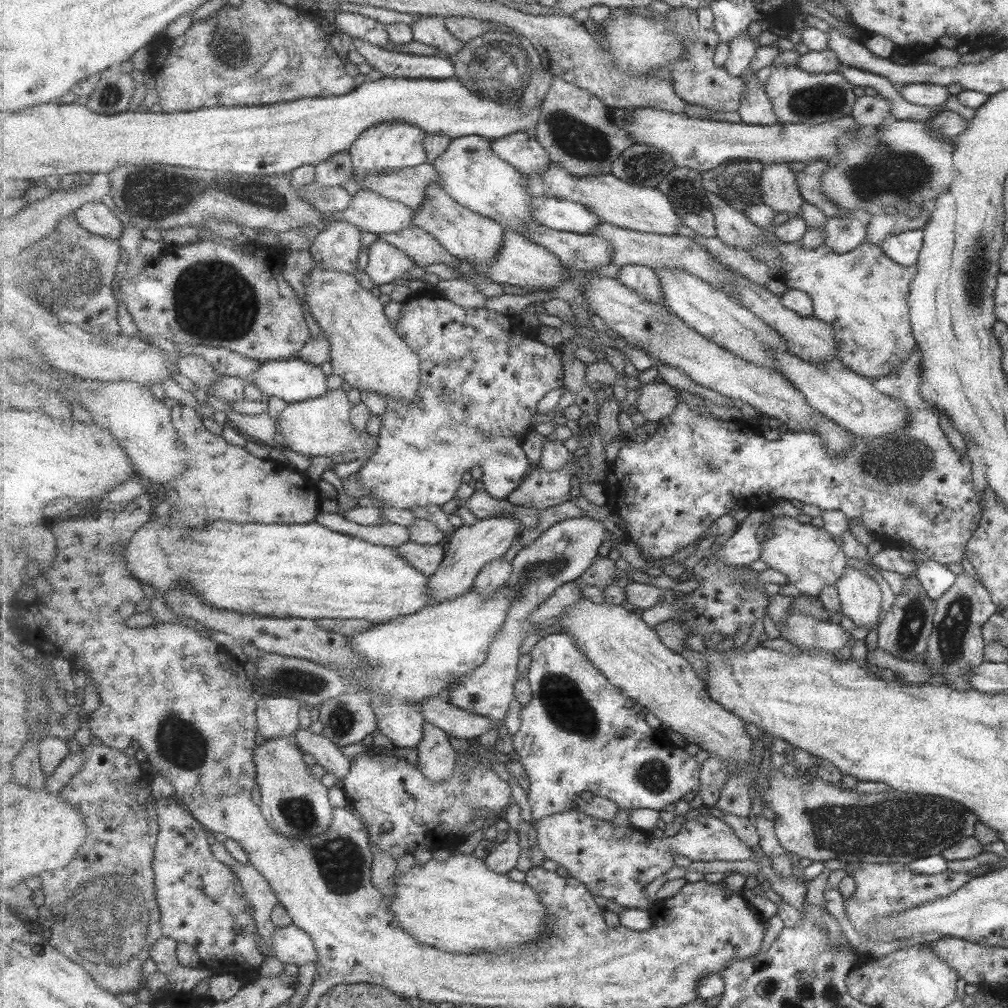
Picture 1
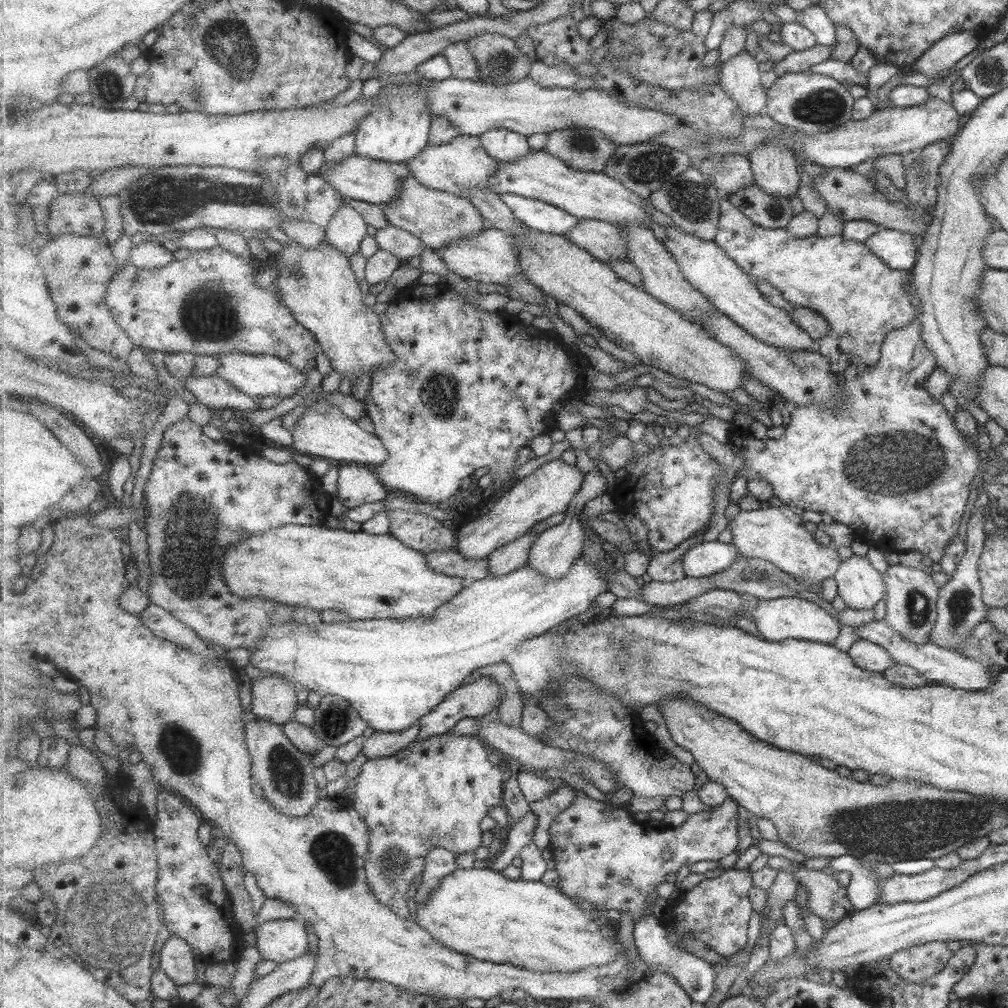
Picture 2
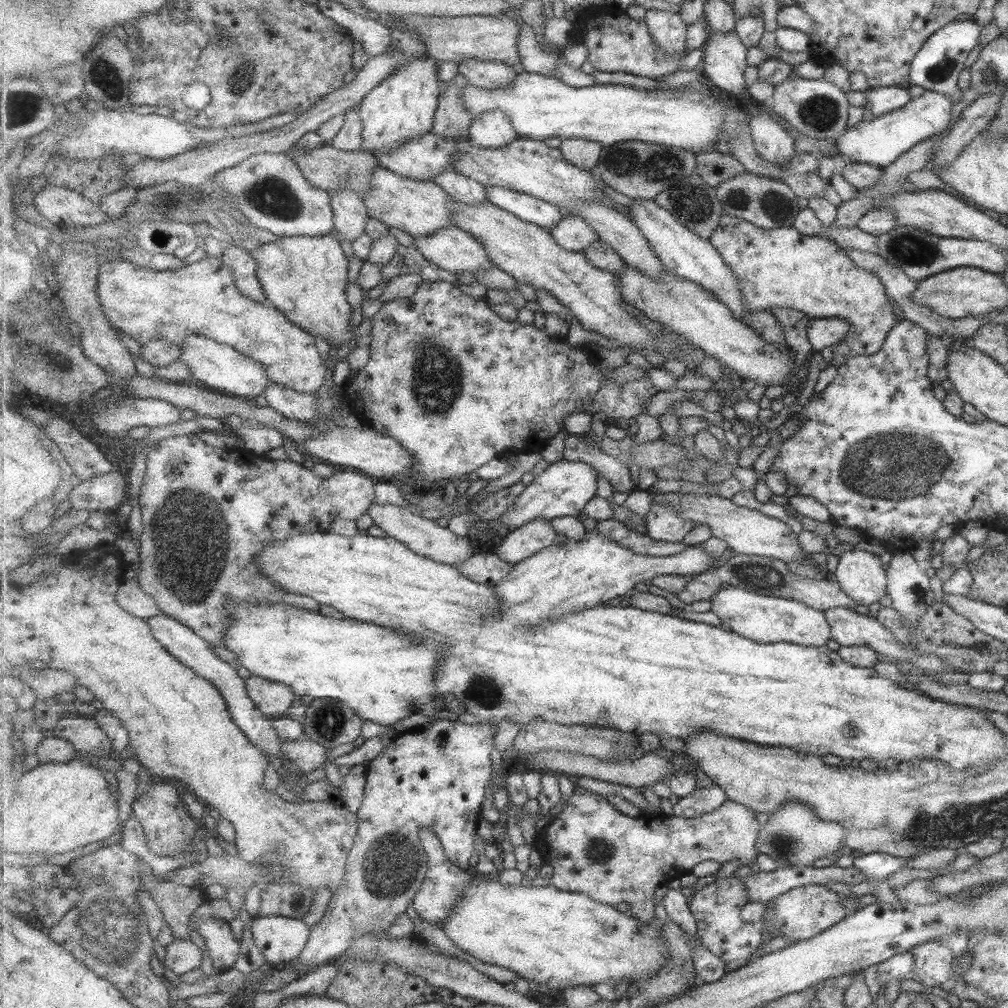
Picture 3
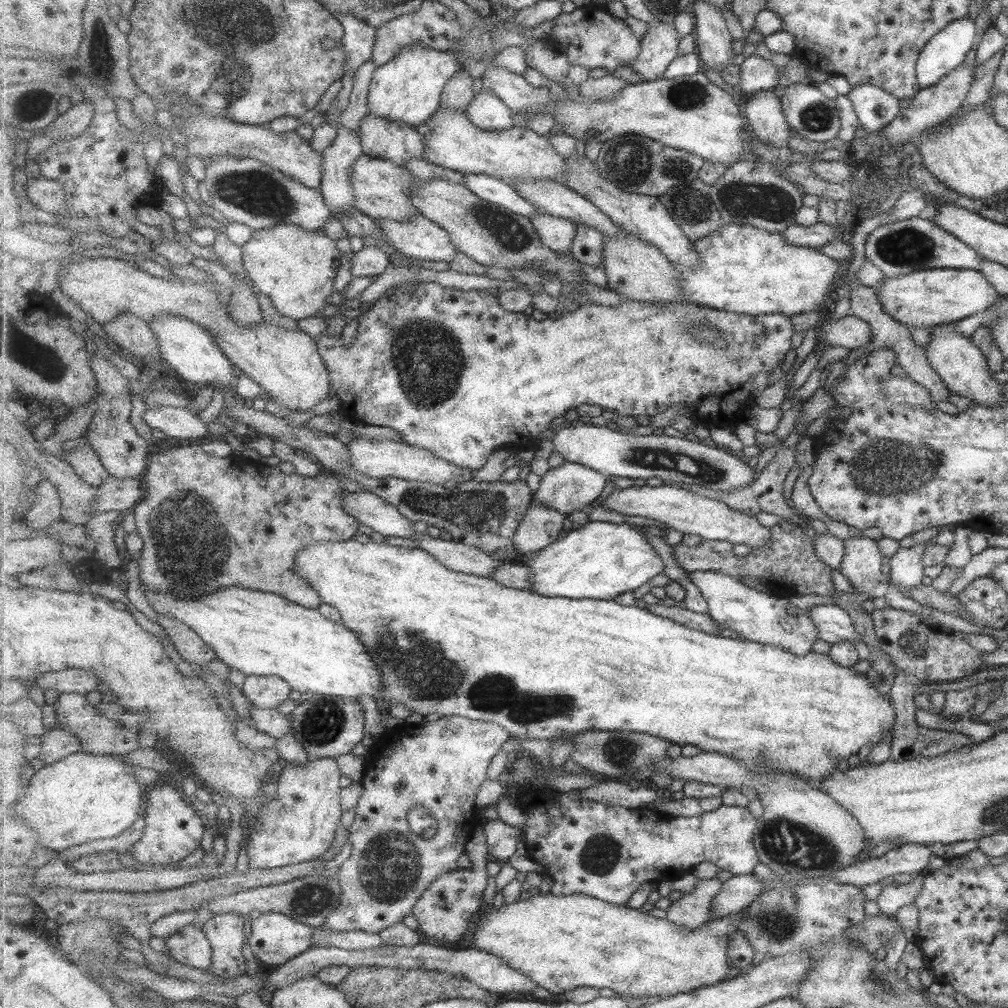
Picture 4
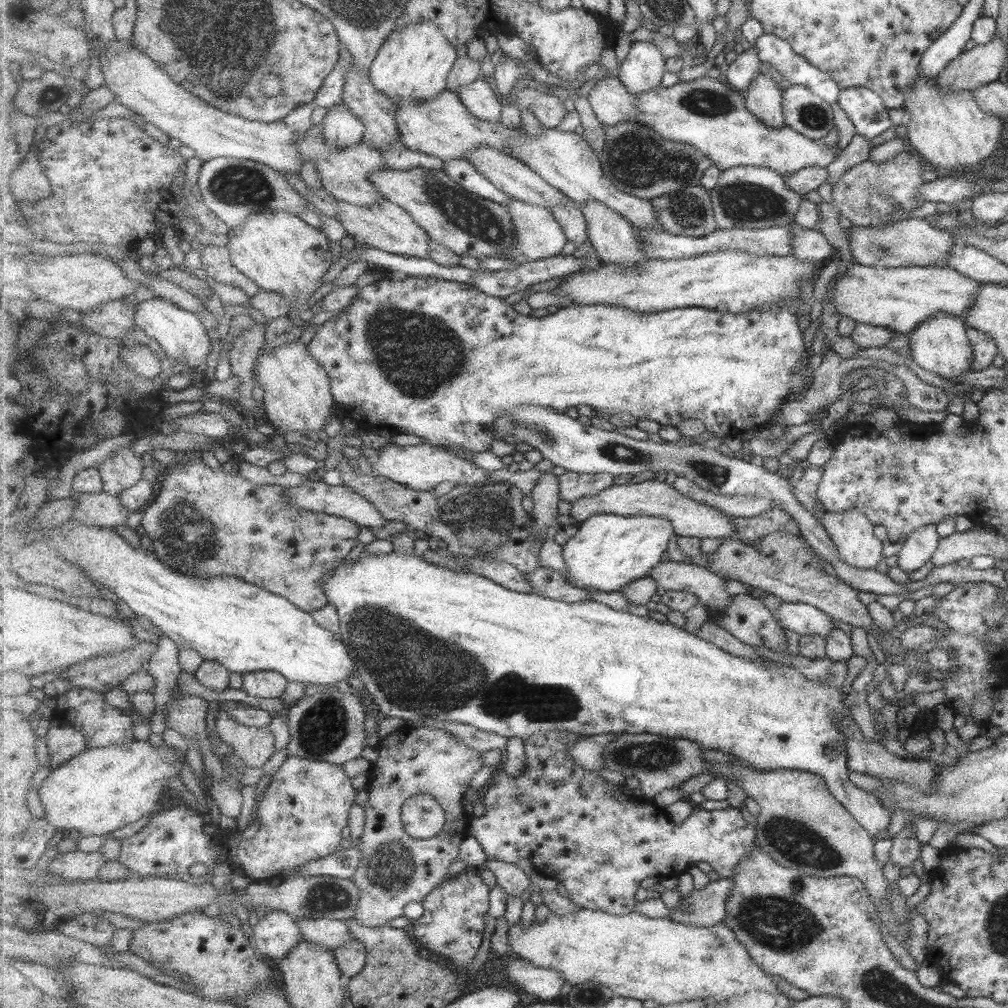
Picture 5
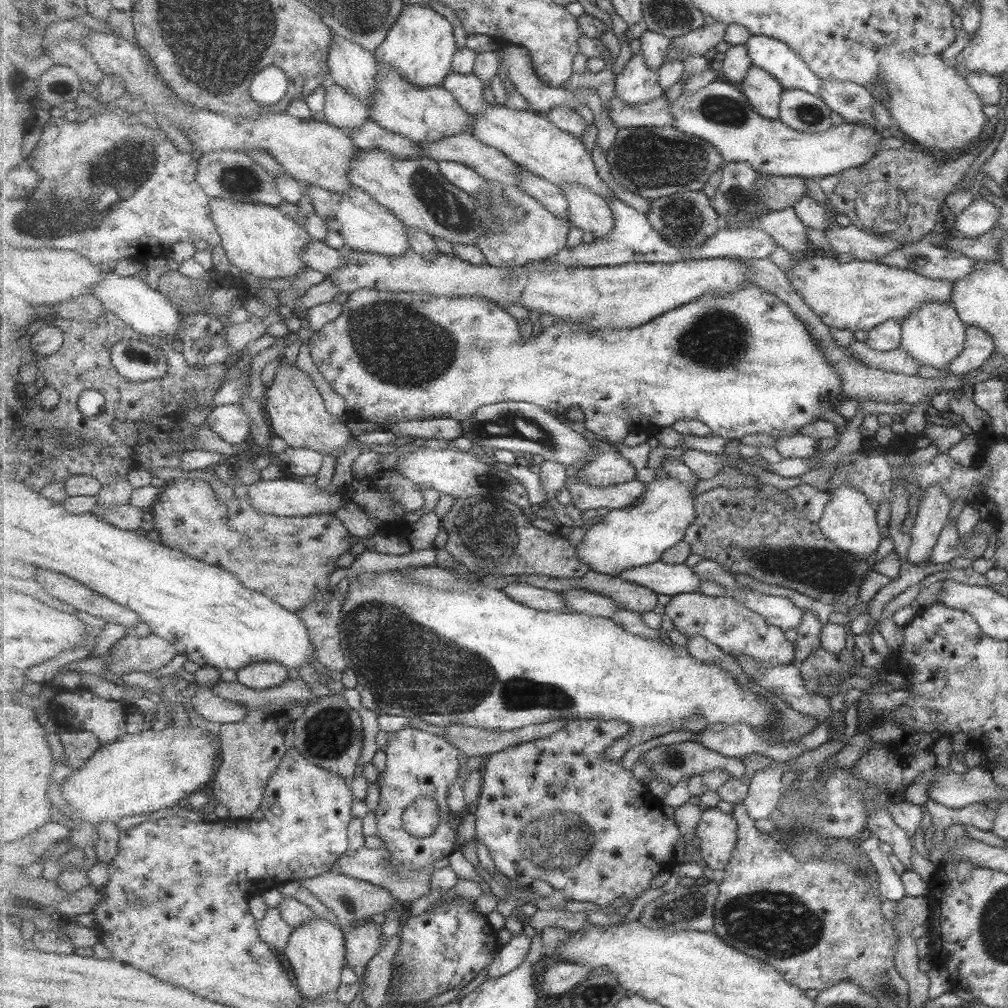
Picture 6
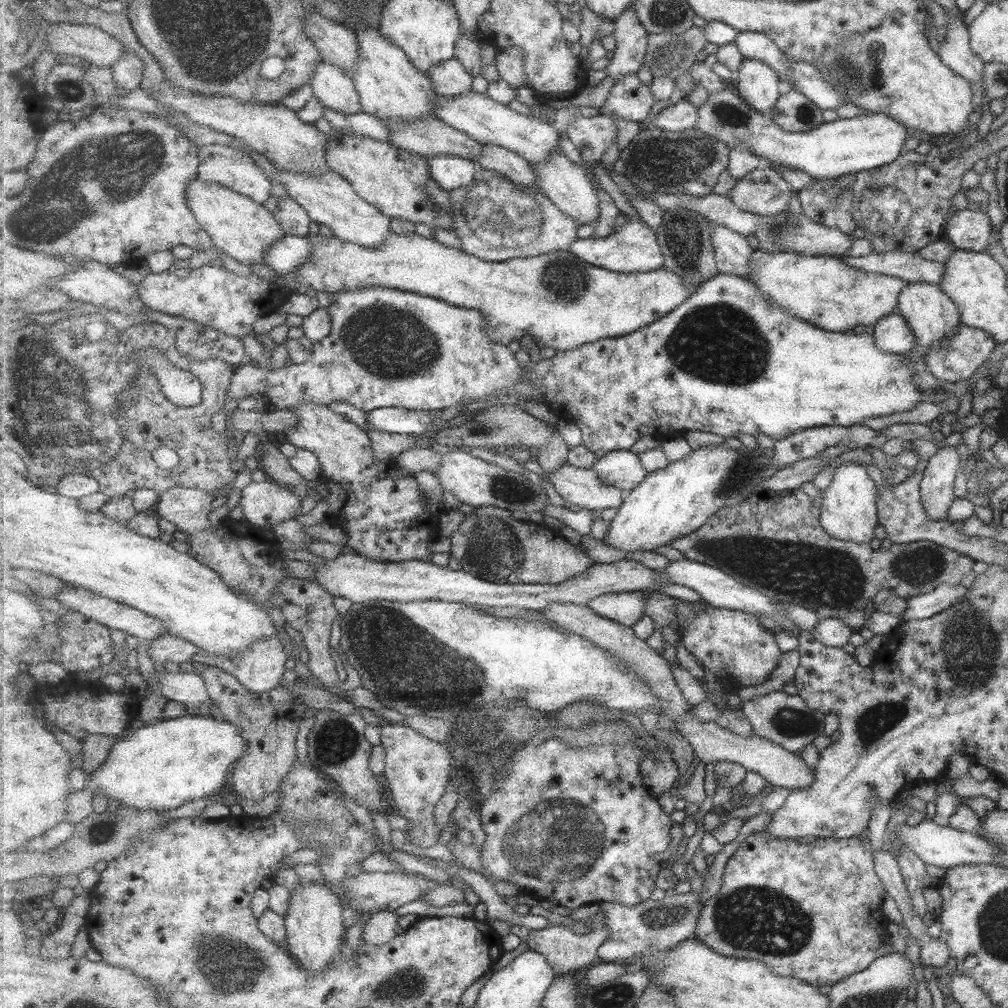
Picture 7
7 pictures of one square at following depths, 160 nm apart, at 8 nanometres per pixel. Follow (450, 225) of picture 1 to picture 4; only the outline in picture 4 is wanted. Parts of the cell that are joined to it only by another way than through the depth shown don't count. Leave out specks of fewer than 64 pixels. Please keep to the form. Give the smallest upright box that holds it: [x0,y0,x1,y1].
[350,152,419,222]

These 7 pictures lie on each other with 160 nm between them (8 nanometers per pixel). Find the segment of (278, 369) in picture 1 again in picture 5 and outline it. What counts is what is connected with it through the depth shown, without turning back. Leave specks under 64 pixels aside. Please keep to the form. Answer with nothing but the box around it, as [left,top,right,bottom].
[135,297,211,370]

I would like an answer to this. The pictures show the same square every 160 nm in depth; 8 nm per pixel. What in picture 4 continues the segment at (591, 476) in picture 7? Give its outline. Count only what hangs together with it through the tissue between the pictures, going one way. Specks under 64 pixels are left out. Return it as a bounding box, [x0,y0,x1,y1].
[602,484,771,548]

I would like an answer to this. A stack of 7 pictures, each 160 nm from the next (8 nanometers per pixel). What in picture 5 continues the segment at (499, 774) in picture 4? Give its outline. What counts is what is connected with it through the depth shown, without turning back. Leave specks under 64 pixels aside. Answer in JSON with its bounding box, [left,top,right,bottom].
[351,725,498,927]

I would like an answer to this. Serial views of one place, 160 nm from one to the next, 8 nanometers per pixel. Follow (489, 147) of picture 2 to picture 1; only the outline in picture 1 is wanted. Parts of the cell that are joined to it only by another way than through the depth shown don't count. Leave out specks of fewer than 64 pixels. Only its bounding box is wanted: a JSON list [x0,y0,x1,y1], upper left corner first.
[493,132,553,175]

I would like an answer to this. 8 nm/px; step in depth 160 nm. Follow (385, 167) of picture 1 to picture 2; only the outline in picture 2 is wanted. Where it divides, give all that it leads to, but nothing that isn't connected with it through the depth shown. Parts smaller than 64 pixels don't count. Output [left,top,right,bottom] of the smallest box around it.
[356,83,433,164]

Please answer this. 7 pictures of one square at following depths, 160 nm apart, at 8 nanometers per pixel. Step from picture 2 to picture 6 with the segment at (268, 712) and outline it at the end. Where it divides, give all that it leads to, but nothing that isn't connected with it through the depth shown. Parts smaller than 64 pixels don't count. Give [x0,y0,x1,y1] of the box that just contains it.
[237,661,288,689]

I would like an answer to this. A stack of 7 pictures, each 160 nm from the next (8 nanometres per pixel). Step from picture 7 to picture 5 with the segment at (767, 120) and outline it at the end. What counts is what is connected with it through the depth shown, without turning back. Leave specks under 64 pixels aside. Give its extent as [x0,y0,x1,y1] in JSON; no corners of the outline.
[634,76,840,176]

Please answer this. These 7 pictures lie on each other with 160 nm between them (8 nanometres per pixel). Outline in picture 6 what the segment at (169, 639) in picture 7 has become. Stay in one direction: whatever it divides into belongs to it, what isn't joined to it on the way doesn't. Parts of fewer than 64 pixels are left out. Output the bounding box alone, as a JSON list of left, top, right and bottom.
[105,633,180,677]

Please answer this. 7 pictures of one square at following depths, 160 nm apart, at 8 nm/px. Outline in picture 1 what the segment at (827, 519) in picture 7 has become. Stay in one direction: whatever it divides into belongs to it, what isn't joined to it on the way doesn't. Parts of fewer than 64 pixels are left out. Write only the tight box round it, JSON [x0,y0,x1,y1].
[834,567,881,629]

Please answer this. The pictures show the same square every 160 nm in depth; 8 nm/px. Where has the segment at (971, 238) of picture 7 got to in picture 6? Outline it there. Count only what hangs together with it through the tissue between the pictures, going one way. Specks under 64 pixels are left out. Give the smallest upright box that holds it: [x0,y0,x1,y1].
[948,193,998,238]

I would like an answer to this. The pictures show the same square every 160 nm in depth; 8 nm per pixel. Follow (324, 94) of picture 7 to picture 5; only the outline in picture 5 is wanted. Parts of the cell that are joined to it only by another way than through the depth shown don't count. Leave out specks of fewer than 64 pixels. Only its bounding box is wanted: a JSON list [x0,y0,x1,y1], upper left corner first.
[321,102,366,148]

